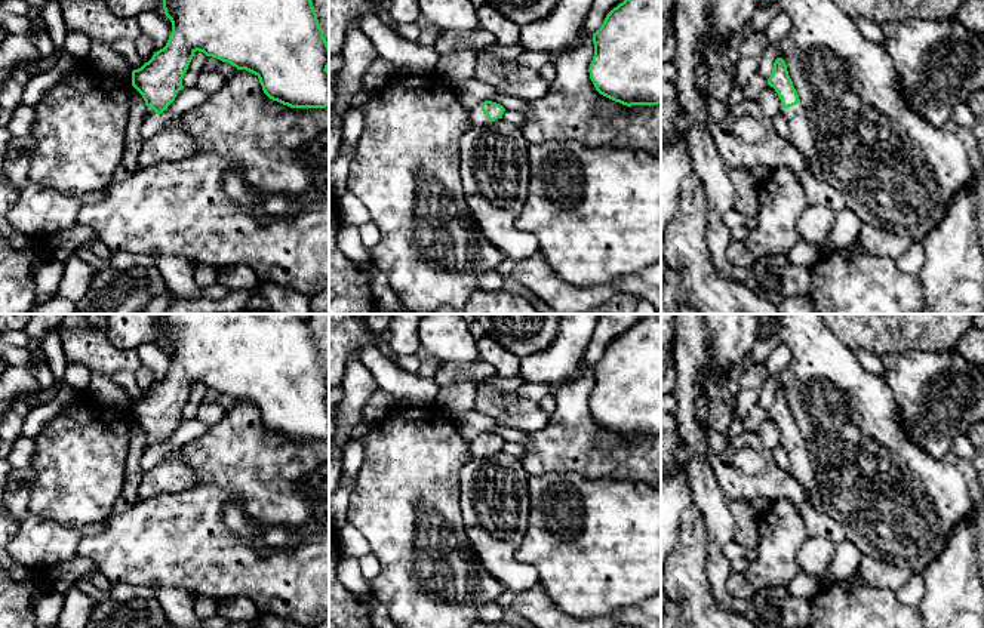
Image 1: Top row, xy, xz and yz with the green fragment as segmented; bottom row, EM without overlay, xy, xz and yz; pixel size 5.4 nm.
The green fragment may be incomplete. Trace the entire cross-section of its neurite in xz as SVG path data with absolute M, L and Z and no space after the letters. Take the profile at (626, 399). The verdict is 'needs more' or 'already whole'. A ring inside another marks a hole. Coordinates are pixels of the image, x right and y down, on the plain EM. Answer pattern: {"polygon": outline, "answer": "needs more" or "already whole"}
{"polygon": "M661 314L643 317L605 350L602 358L593 366L594 388L588 404L596 422L622 437L661 435Z", "answer": "already whole"}

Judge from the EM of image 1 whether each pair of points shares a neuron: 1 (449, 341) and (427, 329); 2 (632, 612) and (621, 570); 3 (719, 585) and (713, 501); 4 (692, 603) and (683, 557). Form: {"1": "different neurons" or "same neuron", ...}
{"1": "same neuron", "2": "different neurons", "3": "same neuron", "4": "same neuron"}

